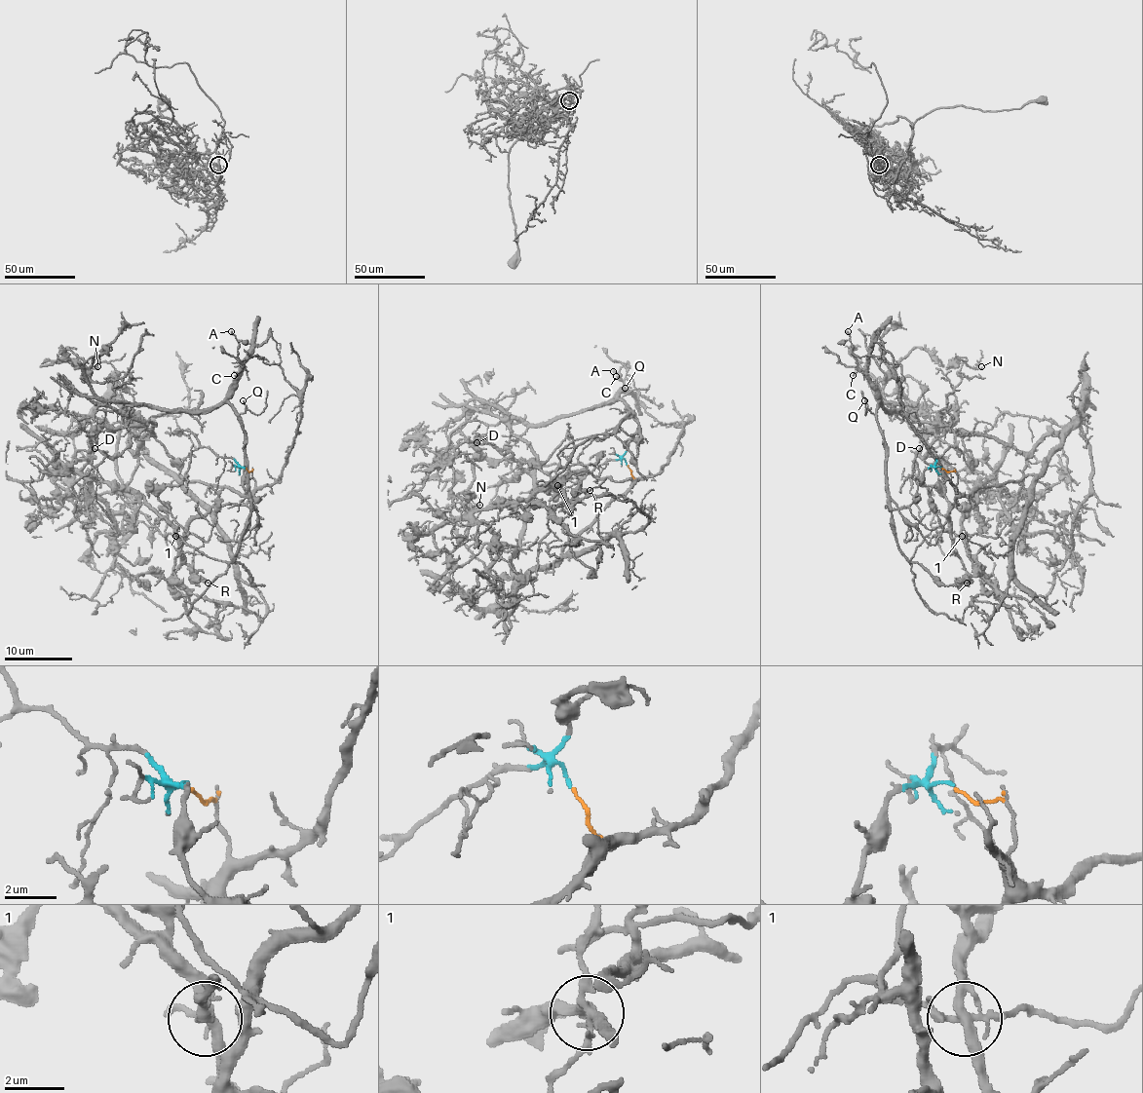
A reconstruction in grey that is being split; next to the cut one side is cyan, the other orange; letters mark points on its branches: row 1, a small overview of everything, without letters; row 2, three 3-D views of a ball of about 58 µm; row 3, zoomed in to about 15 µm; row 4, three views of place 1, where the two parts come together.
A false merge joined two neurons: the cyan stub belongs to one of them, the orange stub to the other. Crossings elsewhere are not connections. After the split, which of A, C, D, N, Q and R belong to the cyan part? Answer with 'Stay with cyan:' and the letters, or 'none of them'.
Stay with cyan: A, C, Q

